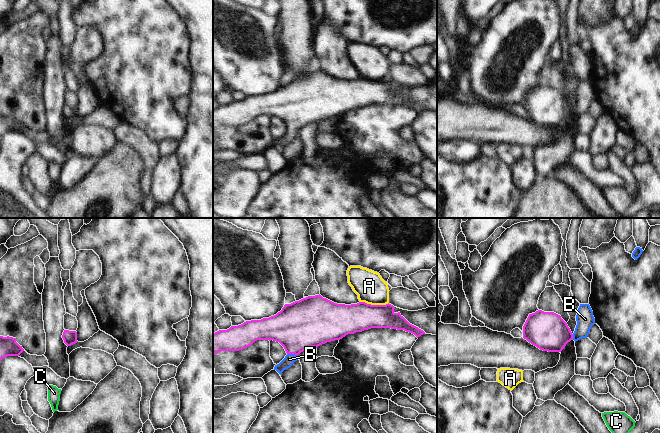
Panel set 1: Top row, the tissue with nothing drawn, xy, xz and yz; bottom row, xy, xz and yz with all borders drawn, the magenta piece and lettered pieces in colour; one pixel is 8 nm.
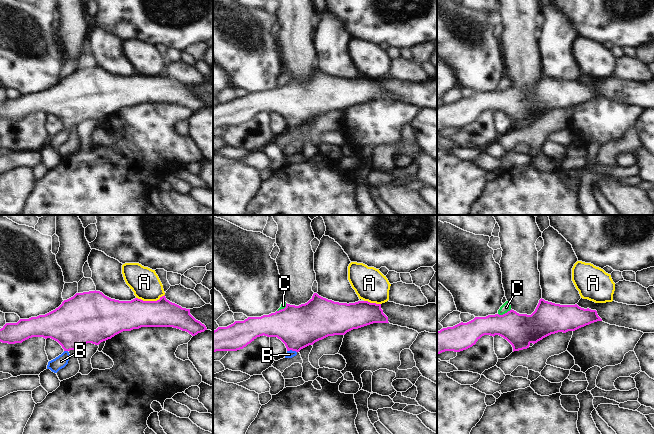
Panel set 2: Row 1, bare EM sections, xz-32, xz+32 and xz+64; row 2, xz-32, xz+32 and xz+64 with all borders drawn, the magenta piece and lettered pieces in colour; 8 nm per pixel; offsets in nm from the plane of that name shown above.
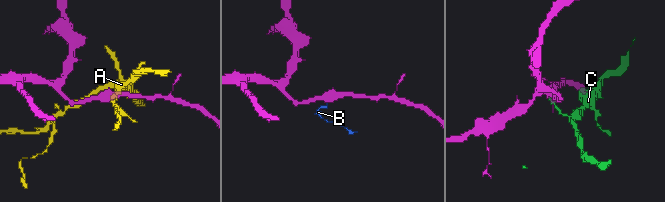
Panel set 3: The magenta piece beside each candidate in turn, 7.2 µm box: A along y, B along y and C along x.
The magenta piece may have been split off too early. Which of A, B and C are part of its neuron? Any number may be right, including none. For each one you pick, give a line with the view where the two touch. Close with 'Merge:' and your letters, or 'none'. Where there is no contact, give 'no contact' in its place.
B: xz
Merge: B

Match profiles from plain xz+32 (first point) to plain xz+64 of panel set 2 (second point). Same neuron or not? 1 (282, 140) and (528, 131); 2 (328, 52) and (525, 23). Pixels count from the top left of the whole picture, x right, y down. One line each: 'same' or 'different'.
1: same
2: different

